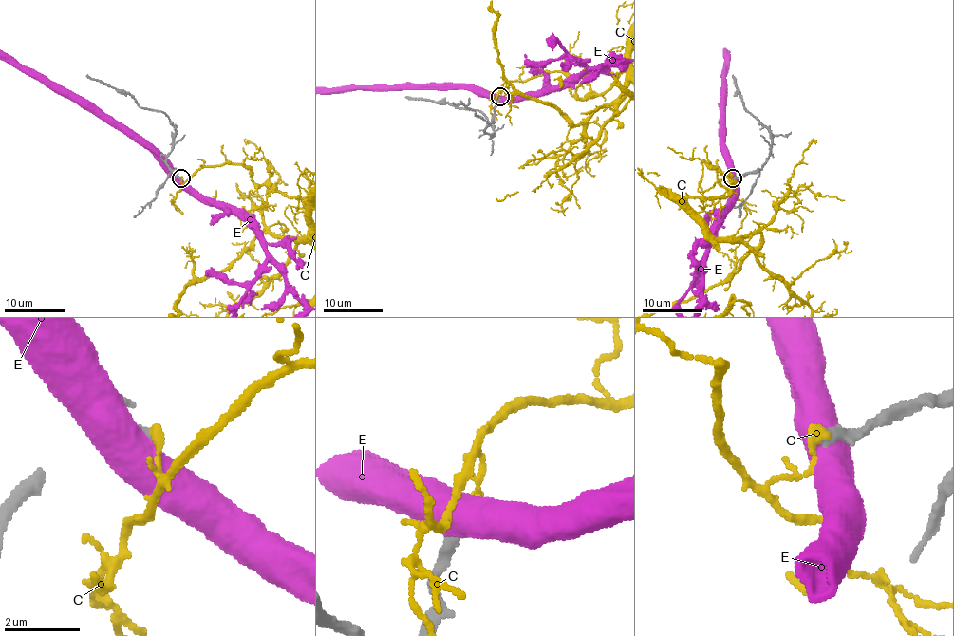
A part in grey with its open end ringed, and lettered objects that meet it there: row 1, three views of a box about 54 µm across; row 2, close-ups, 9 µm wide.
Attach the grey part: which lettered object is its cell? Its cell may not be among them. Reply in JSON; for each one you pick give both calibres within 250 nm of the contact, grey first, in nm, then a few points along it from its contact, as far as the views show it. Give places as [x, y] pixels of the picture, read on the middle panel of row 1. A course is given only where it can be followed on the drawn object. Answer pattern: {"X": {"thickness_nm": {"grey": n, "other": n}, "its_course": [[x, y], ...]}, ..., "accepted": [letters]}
{"accepted": []}

